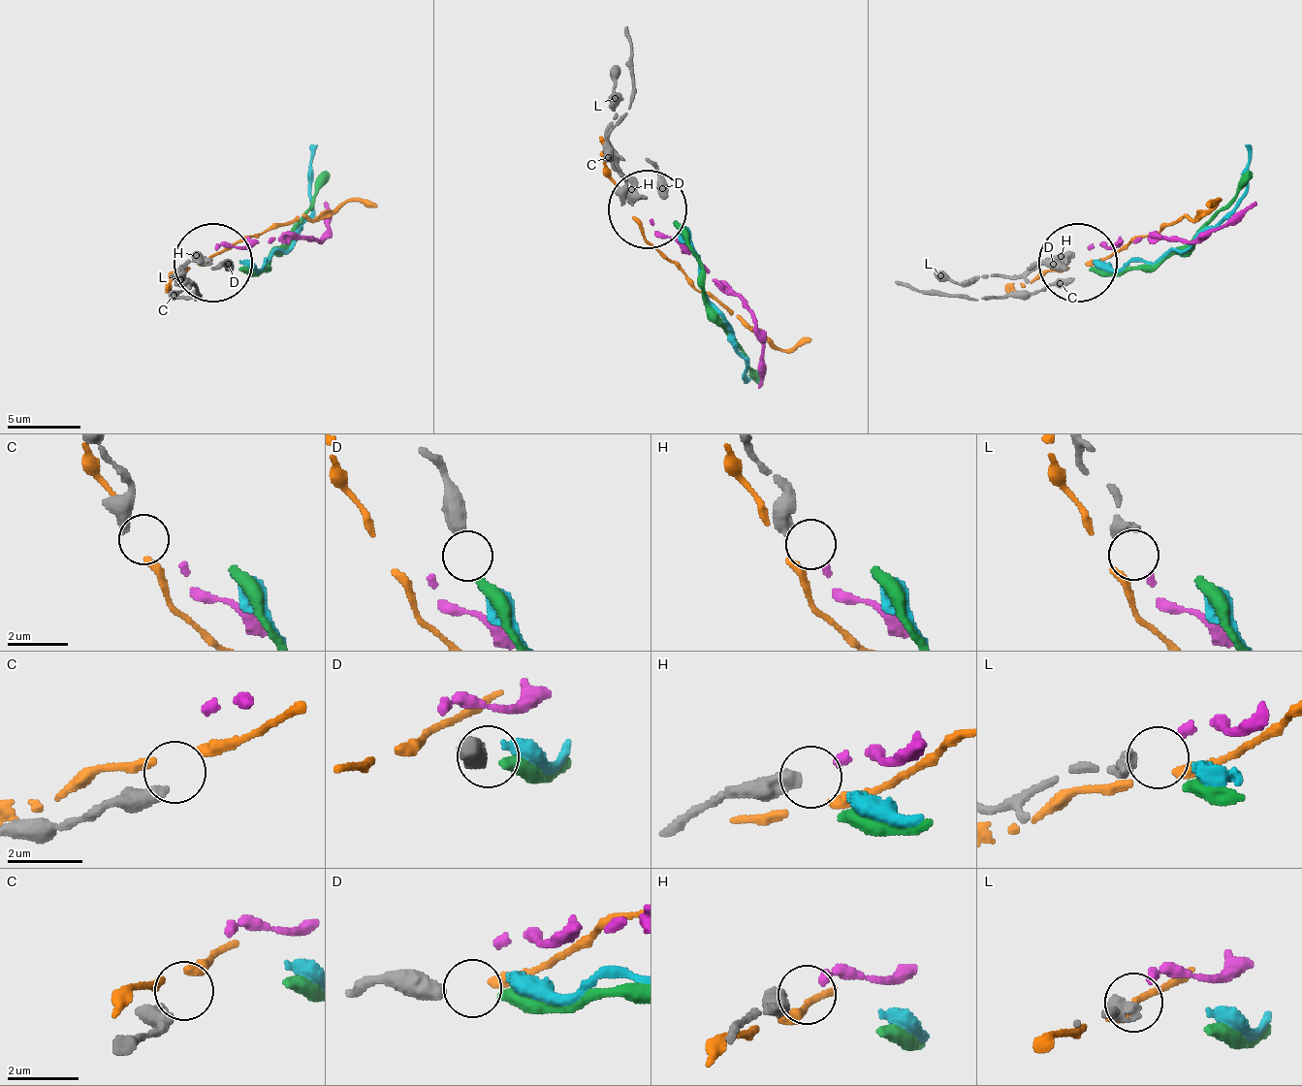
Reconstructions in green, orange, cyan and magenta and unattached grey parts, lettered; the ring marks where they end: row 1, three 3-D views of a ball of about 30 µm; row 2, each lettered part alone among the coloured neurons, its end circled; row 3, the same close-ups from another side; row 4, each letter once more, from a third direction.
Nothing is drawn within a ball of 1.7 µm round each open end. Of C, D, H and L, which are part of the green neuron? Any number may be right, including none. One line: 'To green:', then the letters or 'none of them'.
To green: D

